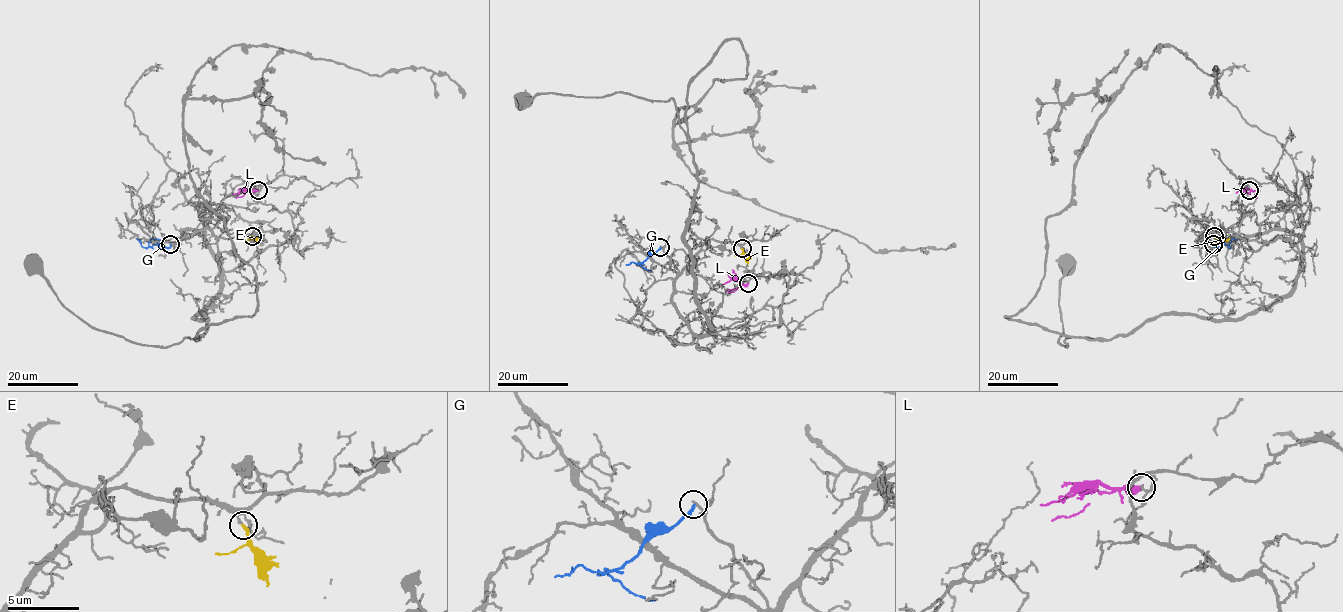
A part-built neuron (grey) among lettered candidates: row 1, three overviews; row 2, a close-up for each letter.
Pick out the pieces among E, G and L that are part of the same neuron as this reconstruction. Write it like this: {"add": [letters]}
{"add": ["E"]}

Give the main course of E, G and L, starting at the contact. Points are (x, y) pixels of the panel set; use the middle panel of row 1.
E: (742, 248), (747, 263)
G: (660, 246), (639, 263), (651, 270)
L: (748, 283), (740, 284), (733, 280), (722, 284)

